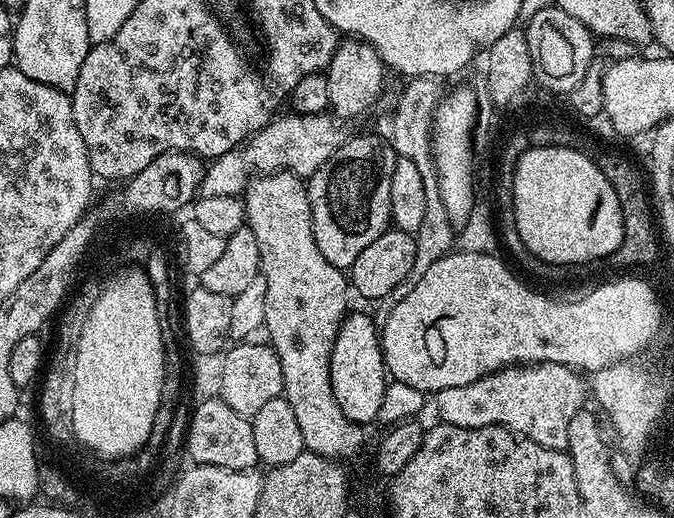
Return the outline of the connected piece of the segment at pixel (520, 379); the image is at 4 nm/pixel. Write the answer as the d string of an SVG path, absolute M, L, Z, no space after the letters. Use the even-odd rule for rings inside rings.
M525 364L500 368L466 386L435 393L436 412L445 424L459 428L502 426L550 450L565 451L570 421L585 407L586 384L573 369L561 364Z

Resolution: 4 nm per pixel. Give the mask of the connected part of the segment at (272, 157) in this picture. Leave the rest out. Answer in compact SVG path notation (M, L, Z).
M324 112L305 116L287 115L277 115L259 132L248 137L241 147L231 148L226 154L215 157L207 165L204 180L200 183L199 195L243 197L250 178L270 176L273 172L290 172L301 178L312 176L314 170L318 170L318 166L322 166L322 162L326 162L326 158L330 158L334 150L340 147L341 125Z

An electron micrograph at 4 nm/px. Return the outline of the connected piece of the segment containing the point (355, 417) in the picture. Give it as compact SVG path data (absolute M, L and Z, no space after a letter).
M354 312L345 315L338 338L334 338L334 350L330 354L330 386L334 386L338 410L342 410L350 422L368 426L376 420L378 410L382 410L382 394L388 389L390 380L384 366L377 321L375 324L364 312Z

